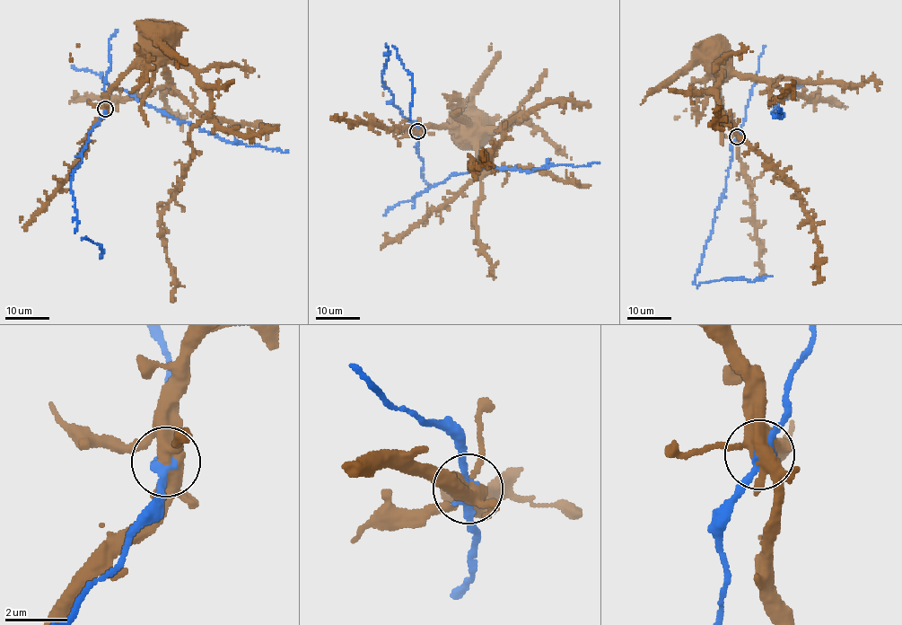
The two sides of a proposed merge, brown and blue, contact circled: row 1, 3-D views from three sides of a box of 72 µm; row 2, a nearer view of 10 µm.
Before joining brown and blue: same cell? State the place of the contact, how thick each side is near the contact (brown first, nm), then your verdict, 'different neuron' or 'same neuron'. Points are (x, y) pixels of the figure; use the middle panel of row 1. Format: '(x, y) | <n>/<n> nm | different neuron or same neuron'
(417, 131) | 440/260 nm | different neuron

